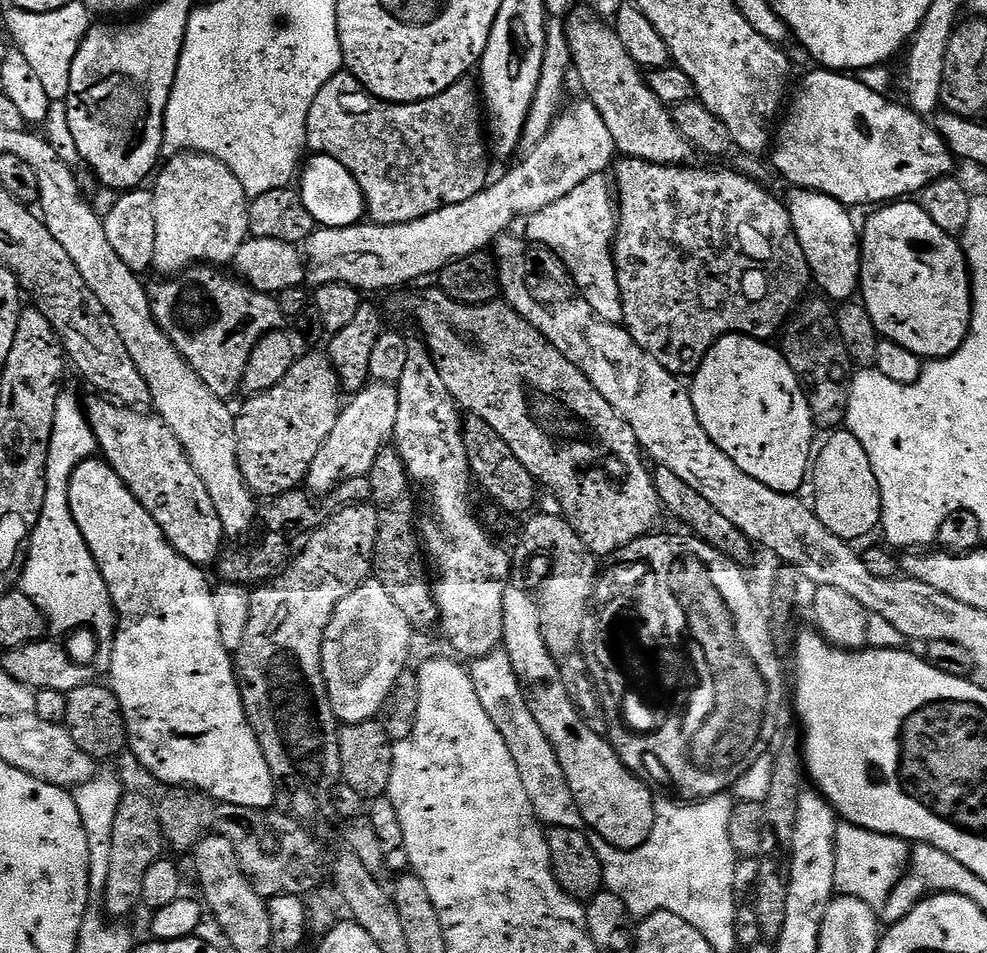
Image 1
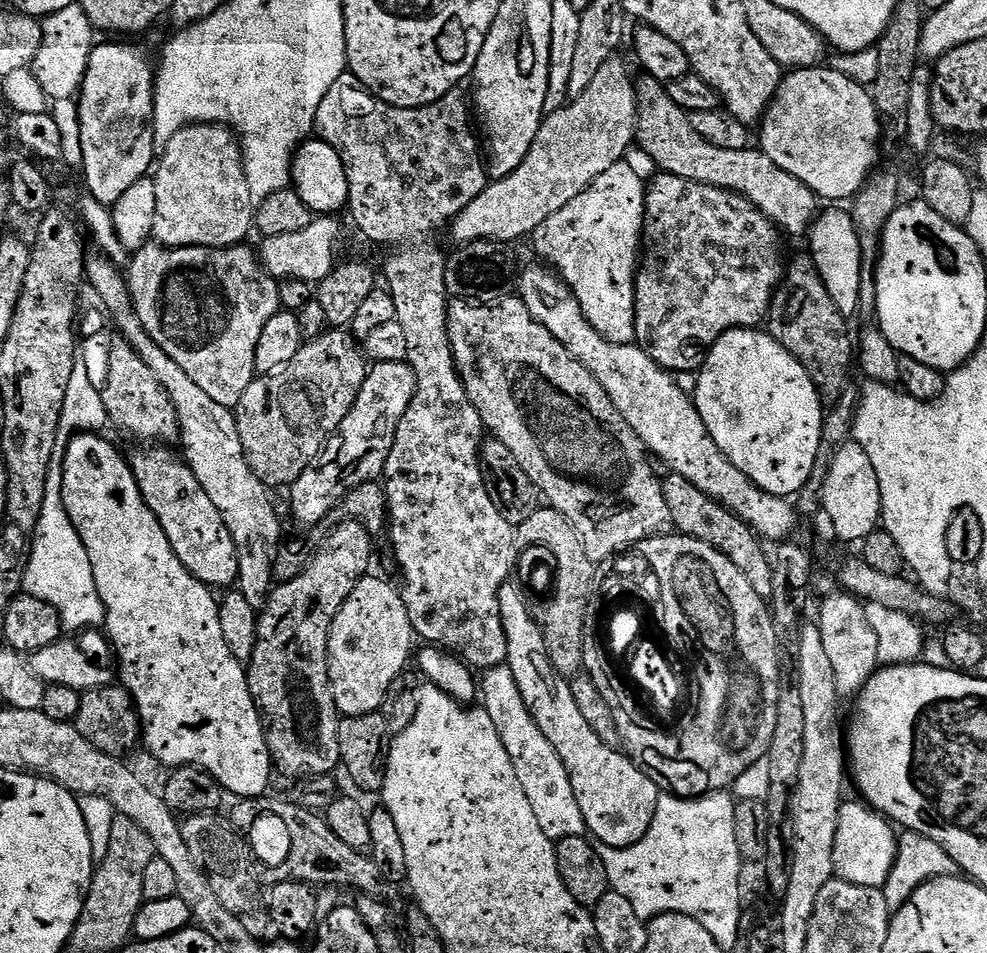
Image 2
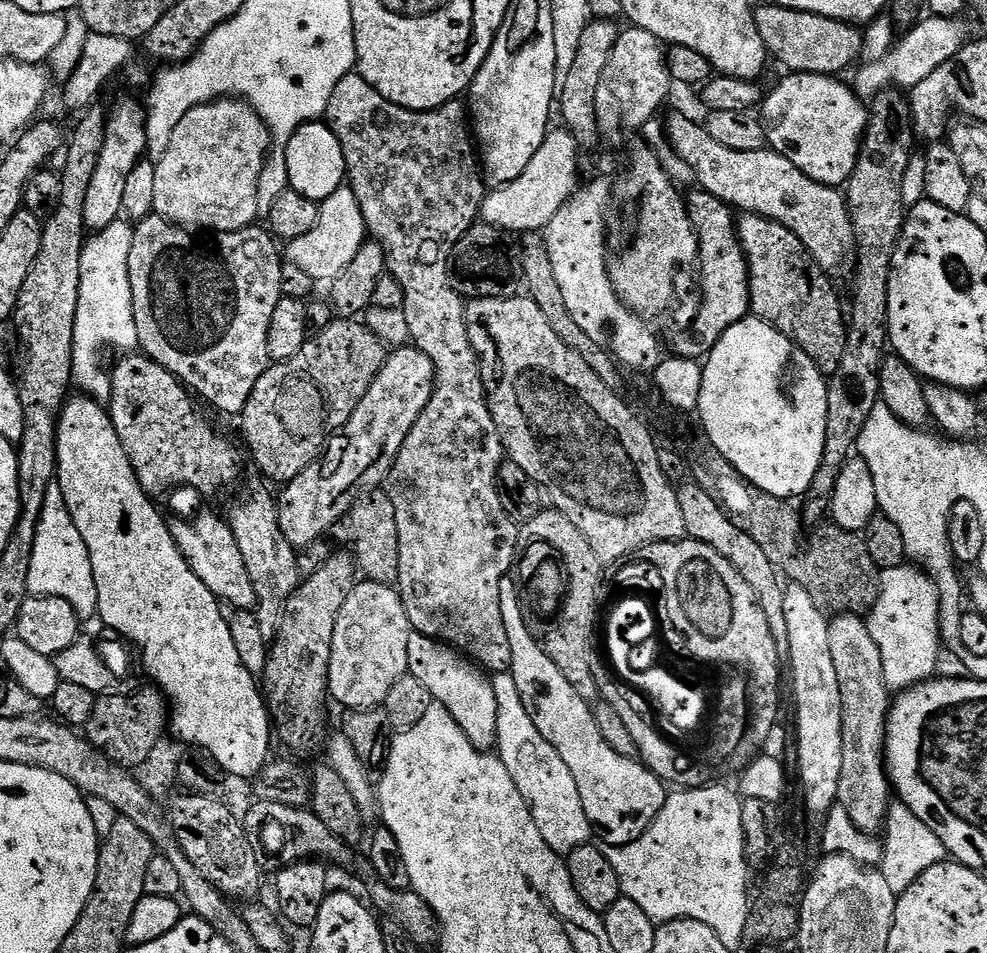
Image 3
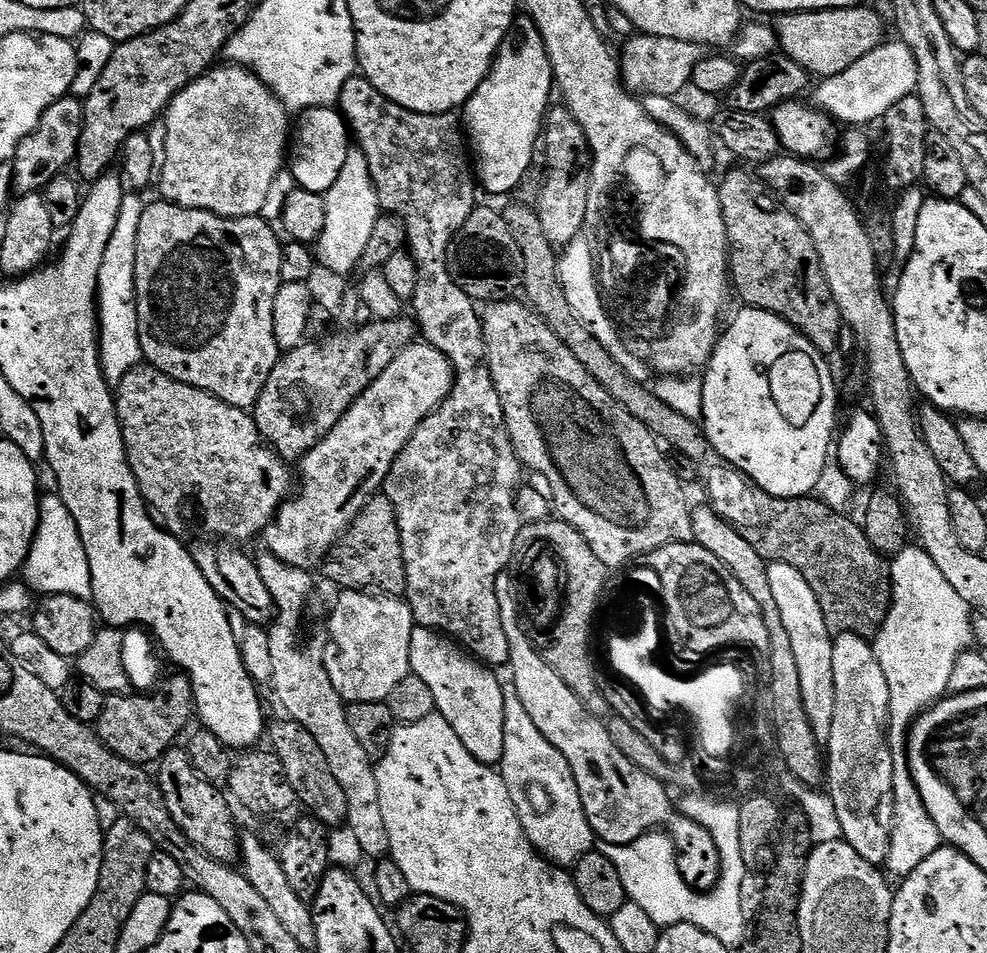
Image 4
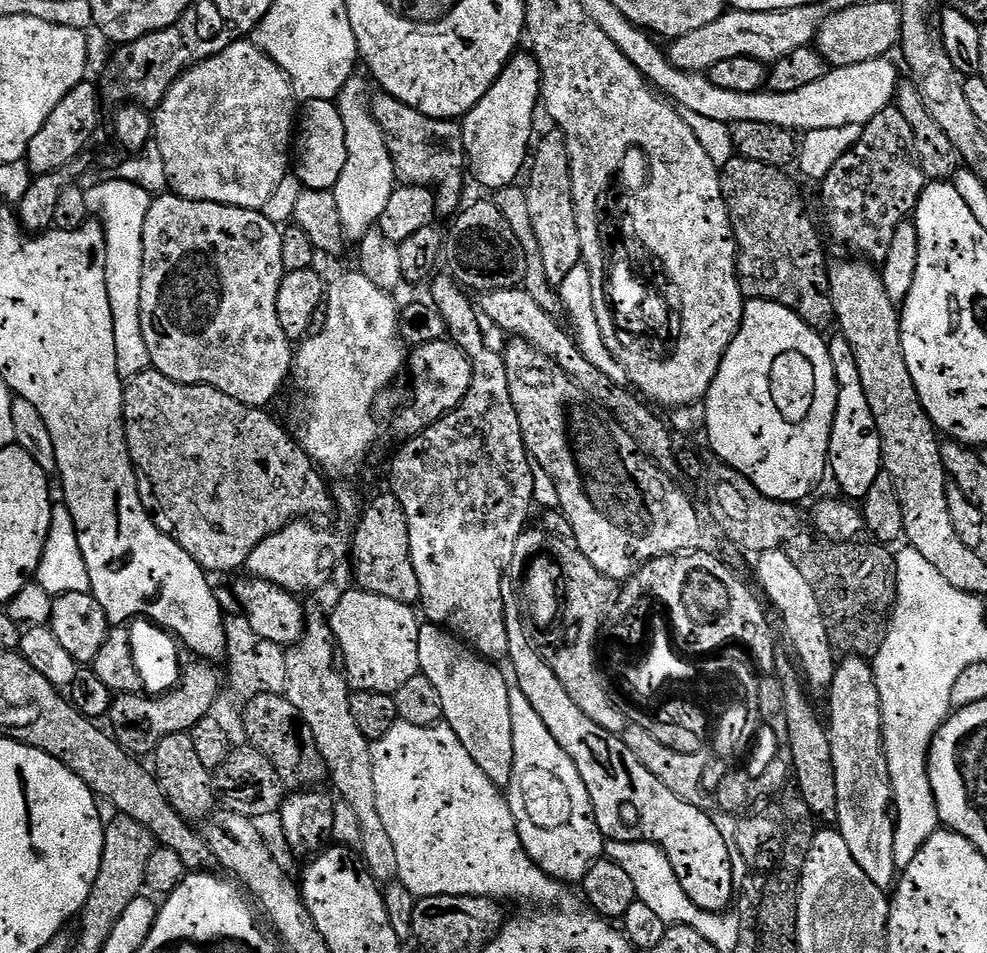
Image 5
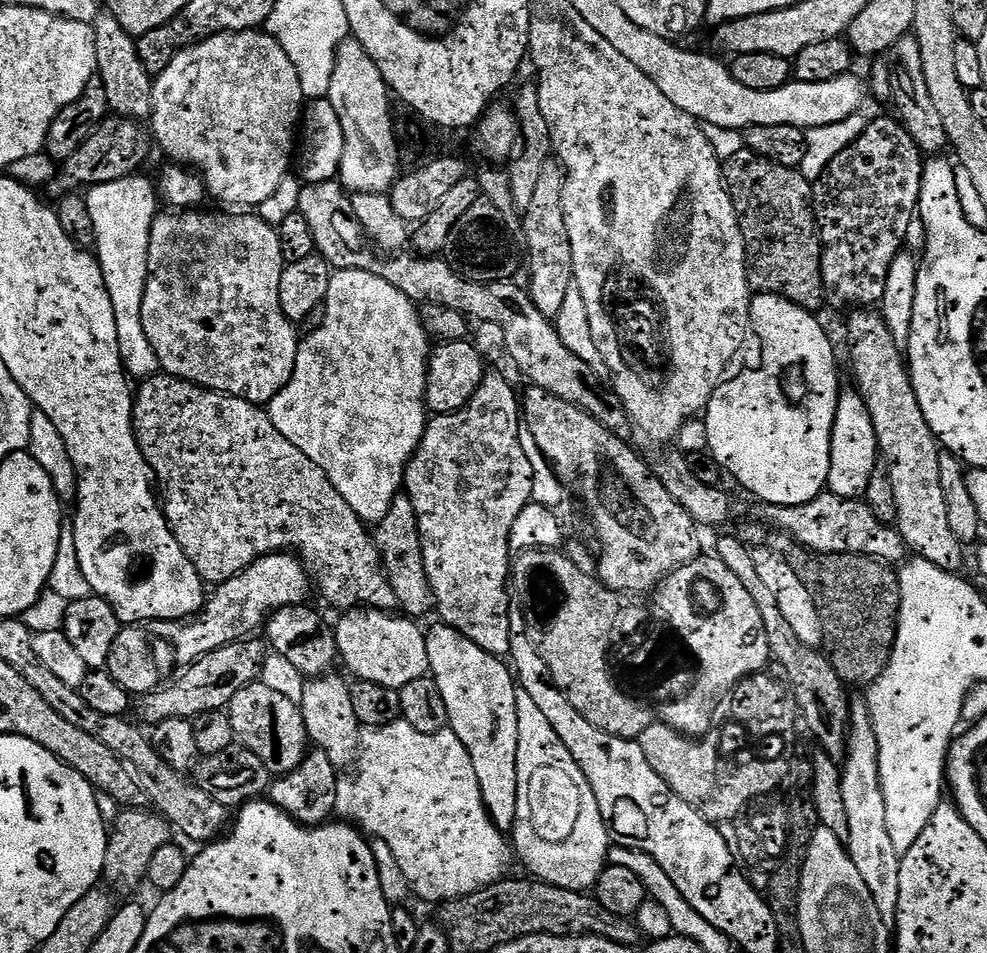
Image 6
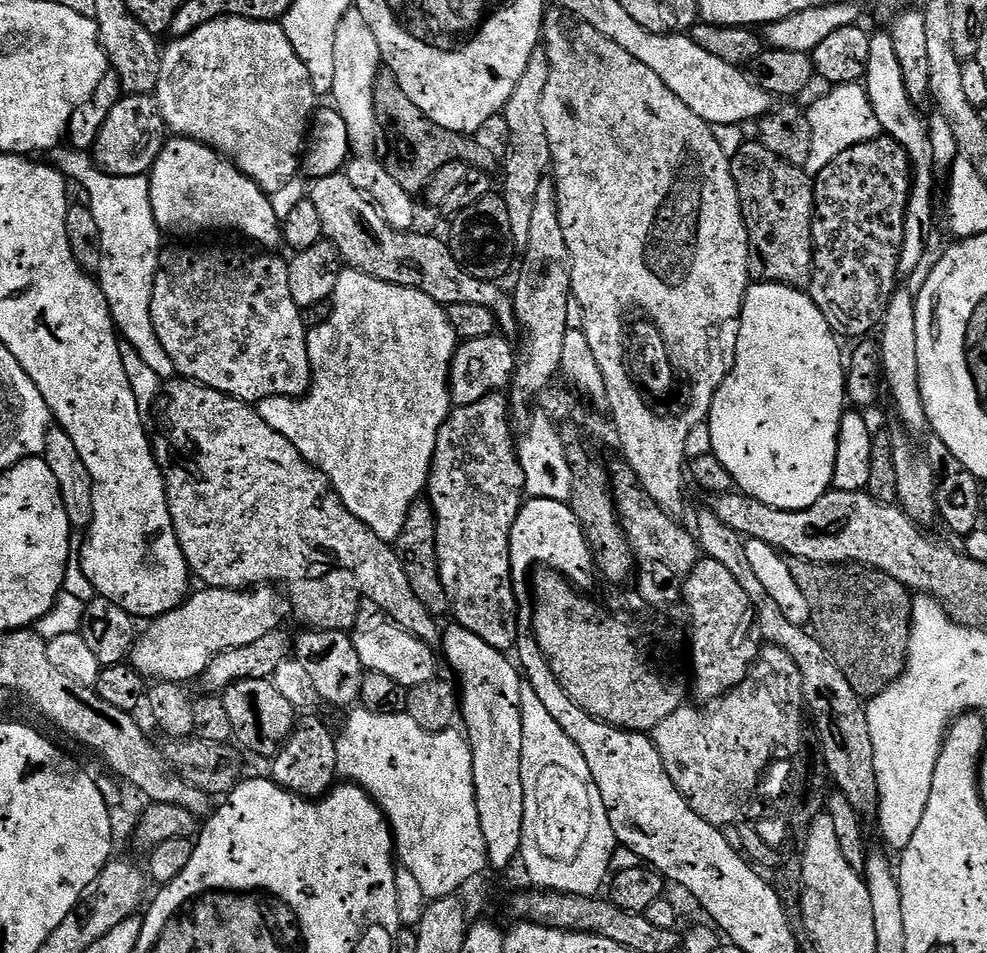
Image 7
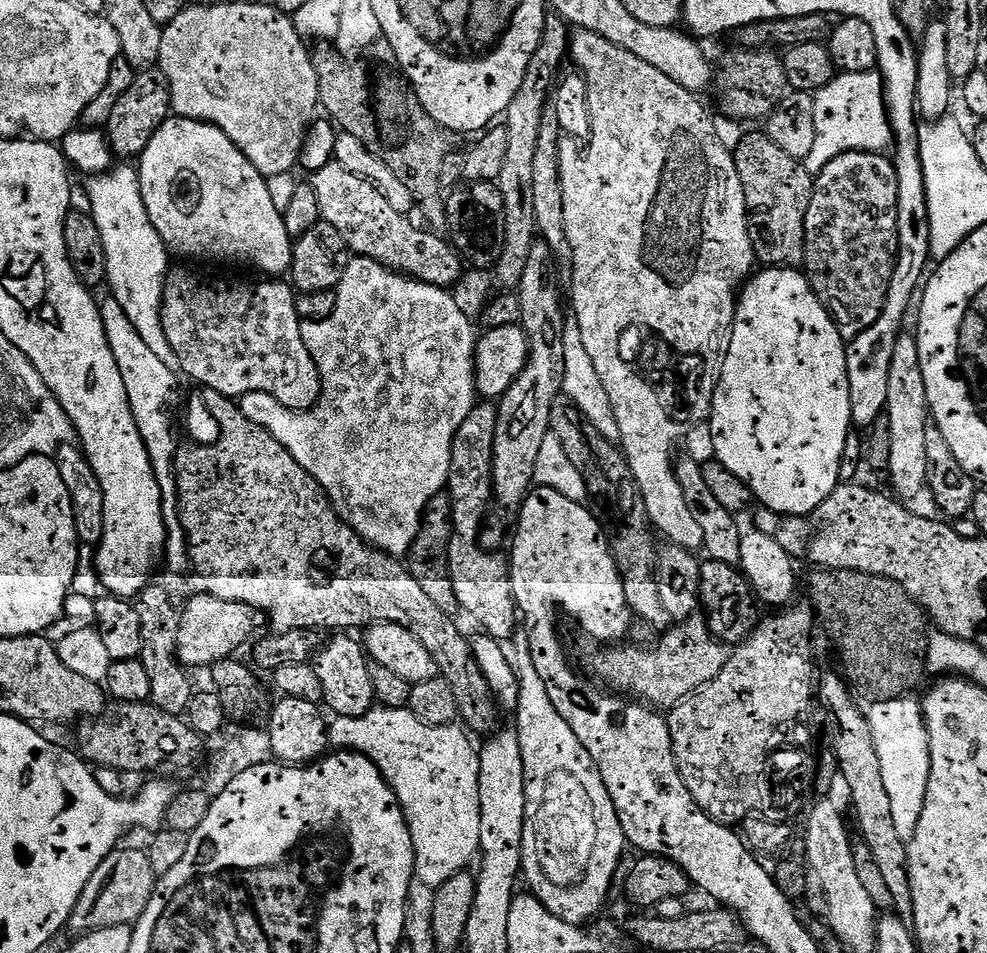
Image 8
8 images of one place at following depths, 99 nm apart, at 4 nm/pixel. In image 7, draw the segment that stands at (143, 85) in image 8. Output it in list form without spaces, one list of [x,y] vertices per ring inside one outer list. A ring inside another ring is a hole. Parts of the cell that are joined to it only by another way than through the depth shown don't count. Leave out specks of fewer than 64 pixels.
[[[121,95],[118,106],[110,110],[98,138],[92,143],[90,155],[97,168],[111,176],[148,176],[158,154],[164,148],[166,129],[155,95]]]

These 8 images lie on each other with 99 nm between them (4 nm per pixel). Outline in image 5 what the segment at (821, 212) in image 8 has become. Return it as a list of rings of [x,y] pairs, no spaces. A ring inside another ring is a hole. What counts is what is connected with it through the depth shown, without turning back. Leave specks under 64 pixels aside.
[[[895,106],[878,110],[878,114],[874,114],[874,118],[870,118],[870,122],[863,125],[863,130],[862,138],[858,138],[858,142],[852,147],[852,151],[842,154],[842,158],[838,158],[838,162],[834,162],[834,170],[830,170],[830,174],[826,174],[826,178],[822,181],[822,188],[824,188],[824,220],[828,223],[829,234],[842,247],[849,248],[852,251],[849,253],[855,254],[857,257],[869,262],[882,262],[886,258],[886,254],[890,254],[890,241],[894,238],[894,230],[898,230],[898,226],[902,226],[902,222],[915,213],[916,203],[924,189],[926,177],[922,169],[920,169],[920,163],[914,150],[914,130],[910,130],[910,122],[906,122],[902,110],[898,110]]]

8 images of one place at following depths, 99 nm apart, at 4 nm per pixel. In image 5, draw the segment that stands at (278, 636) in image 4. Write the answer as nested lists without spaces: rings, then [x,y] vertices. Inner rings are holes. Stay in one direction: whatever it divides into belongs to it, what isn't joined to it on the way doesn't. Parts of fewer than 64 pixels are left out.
[[[309,607],[306,612],[304,637],[287,649],[286,680],[288,701],[308,723],[322,750],[322,758],[328,767],[330,784],[340,791],[339,799],[348,803],[356,824],[360,827],[360,852],[363,867],[377,885],[395,881],[401,875],[398,870],[398,854],[394,854],[394,842],[382,818],[378,818],[378,804],[374,802],[374,762],[372,744],[358,730],[354,714],[350,714],[350,685],[345,673],[338,667],[338,649],[334,643],[329,617],[318,609]]]

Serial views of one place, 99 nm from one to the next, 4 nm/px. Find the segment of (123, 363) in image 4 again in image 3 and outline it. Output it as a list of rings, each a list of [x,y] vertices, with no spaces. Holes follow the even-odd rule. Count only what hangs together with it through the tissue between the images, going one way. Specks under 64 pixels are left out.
[[[121,218],[116,220],[110,226],[99,229],[95,234],[87,237],[84,249],[82,250],[82,266],[80,267],[80,285],[78,286],[78,314],[74,322],[74,346],[72,347],[72,379],[75,387],[81,388],[81,393],[87,394],[92,398],[104,398],[112,391],[112,374],[109,365],[104,365],[104,351],[107,348],[117,348],[117,353],[132,354],[139,349],[138,326],[134,326],[134,298],[130,294],[130,242],[132,241],[133,225],[127,219]]]

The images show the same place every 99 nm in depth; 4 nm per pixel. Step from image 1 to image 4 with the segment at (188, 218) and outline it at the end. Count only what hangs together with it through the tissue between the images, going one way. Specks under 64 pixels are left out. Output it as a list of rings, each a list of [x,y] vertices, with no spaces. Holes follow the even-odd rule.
[[[225,63],[225,68],[213,66],[204,75],[199,76],[192,84],[188,84],[167,106],[162,116],[164,124],[164,152],[162,148],[162,163],[158,168],[158,184],[160,180],[159,195],[171,204],[186,206],[194,210],[206,210],[210,214],[218,214],[222,218],[246,218],[247,216],[259,216],[262,206],[270,191],[270,182],[278,178],[286,164],[286,153],[290,148],[290,120],[288,124],[289,109],[264,83],[259,80],[249,68],[242,68],[239,64]]]

